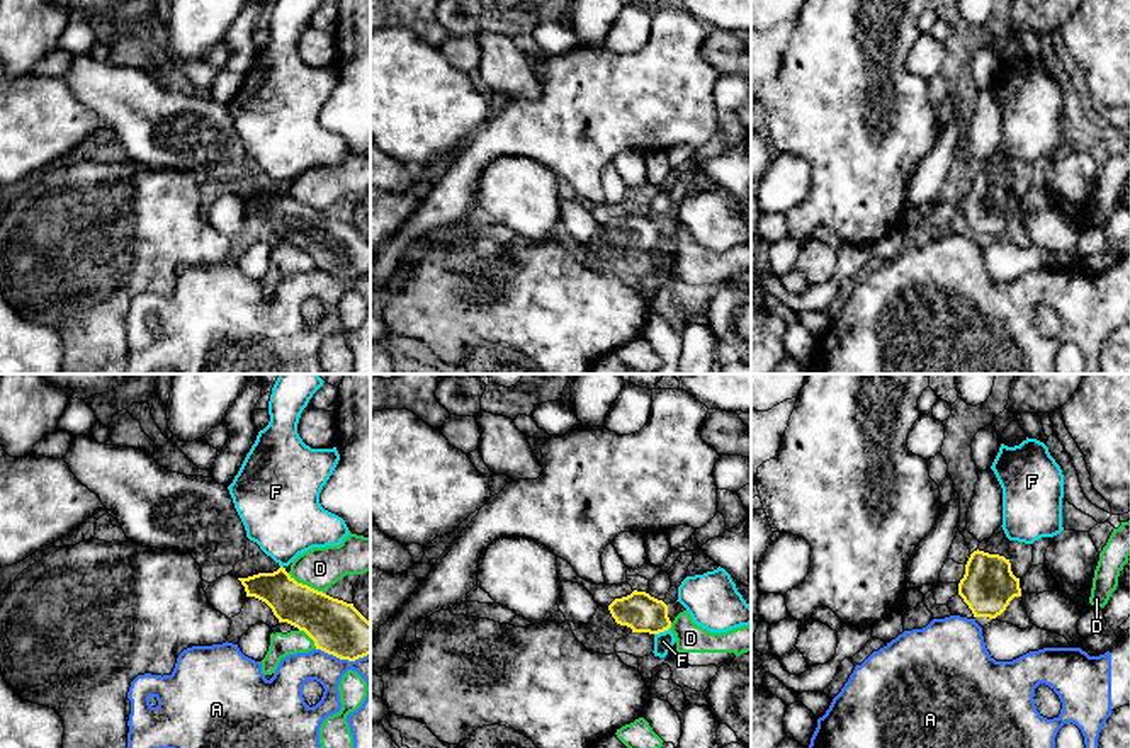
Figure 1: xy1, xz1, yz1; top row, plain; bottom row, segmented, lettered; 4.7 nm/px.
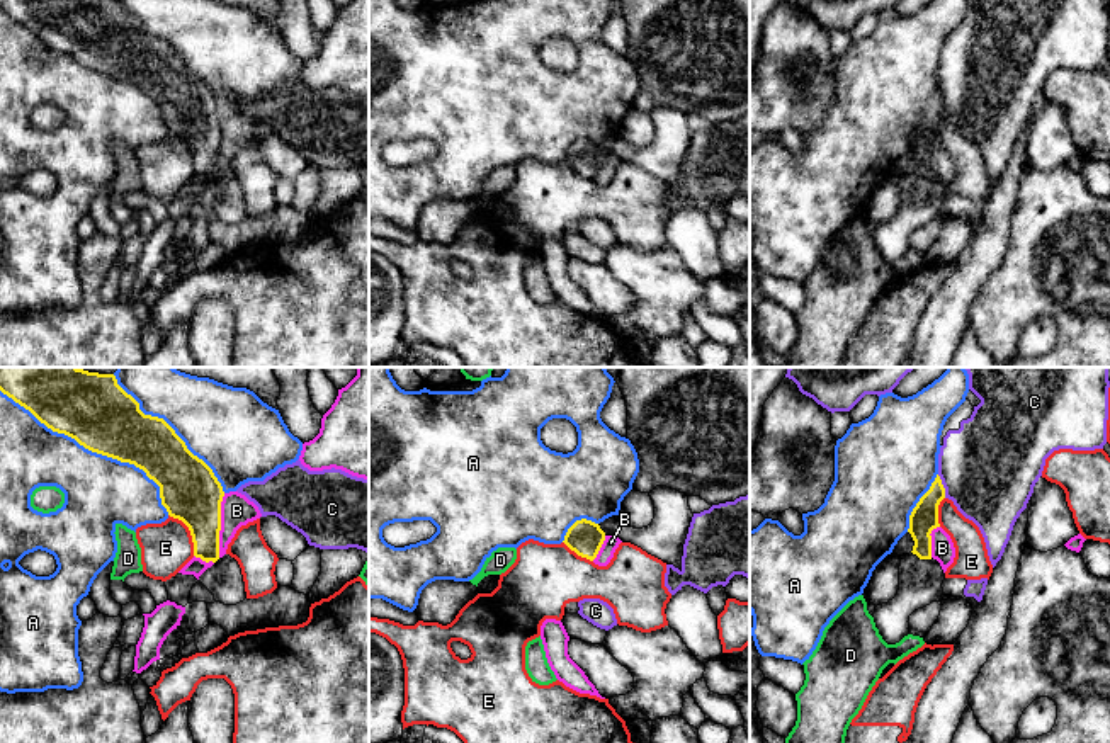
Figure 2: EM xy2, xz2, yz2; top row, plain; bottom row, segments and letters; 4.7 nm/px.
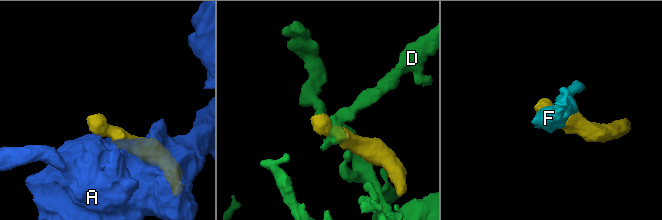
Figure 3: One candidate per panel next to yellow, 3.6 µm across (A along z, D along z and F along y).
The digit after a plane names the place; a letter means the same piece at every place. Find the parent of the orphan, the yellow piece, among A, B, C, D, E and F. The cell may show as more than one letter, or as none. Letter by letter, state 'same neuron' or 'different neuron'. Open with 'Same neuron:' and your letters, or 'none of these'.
Same neuron: none of these
A: different neuron
B: different neuron
C: different neuron
D: different neuron
E: different neuron
F: different neuron

